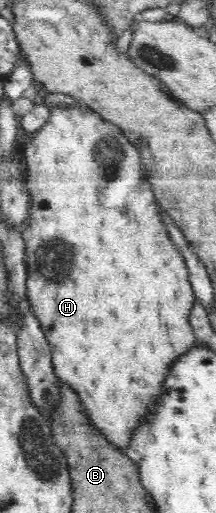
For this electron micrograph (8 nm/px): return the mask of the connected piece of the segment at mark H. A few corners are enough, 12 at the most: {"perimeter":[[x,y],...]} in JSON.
{"perimeter":[[117,125],[26,145],[25,301],[127,449],[196,297]]}

